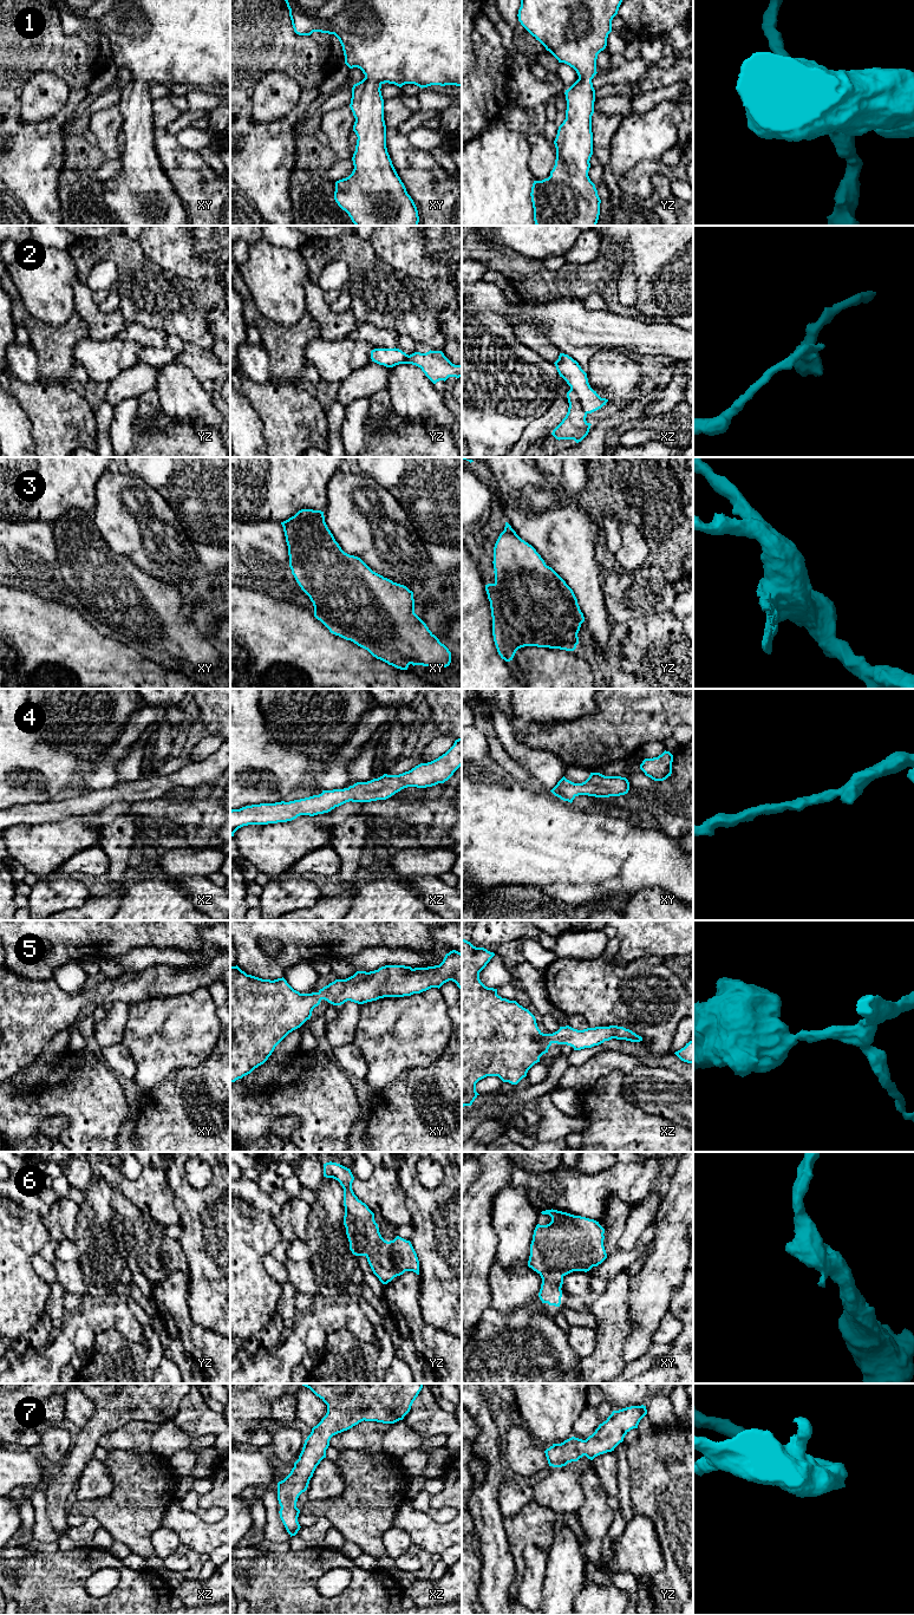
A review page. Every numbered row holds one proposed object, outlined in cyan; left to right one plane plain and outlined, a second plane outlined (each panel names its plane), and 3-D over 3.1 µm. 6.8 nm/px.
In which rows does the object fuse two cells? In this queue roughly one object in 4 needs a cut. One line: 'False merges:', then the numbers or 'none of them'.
False merges: 2

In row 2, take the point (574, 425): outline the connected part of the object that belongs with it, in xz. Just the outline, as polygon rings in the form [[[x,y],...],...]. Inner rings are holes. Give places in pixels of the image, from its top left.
[[[570,389],[567,392],[567,398],[568,412],[551,435],[559,441],[574,439],[579,443],[588,435],[592,424],[586,421],[587,413],[583,411],[576,392]]]

